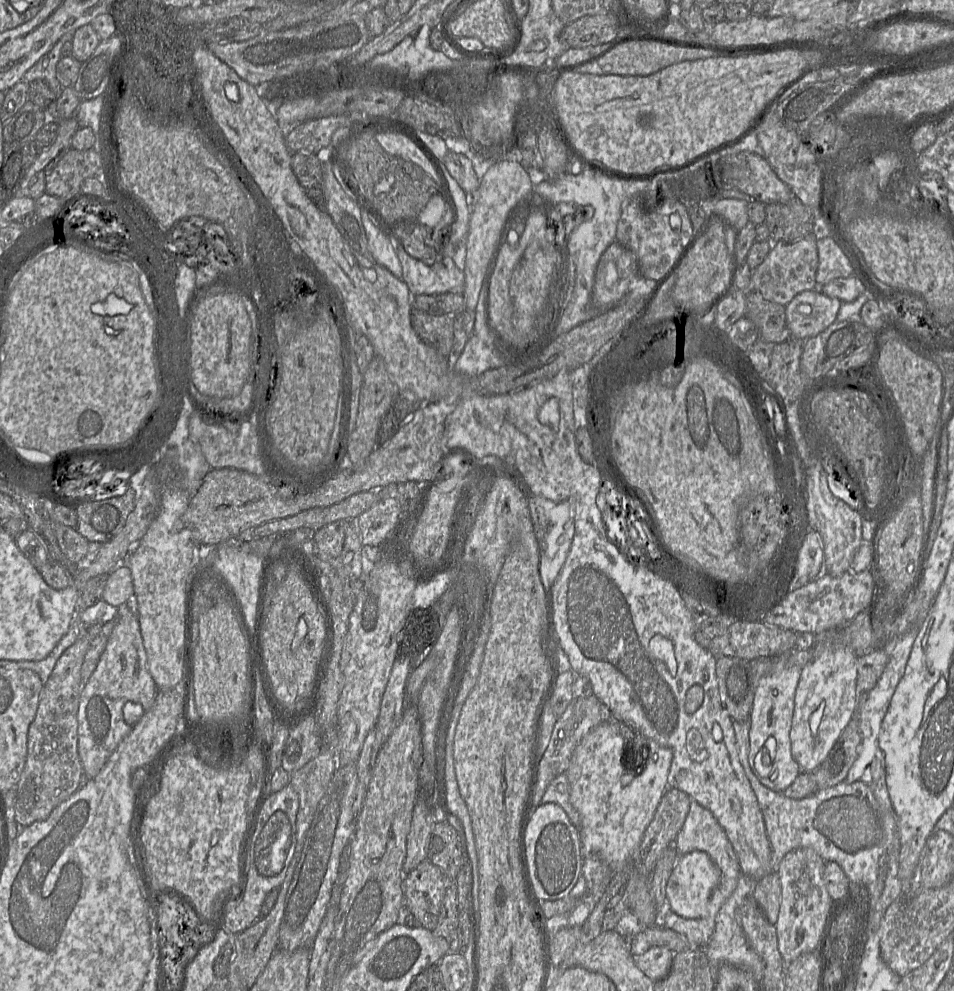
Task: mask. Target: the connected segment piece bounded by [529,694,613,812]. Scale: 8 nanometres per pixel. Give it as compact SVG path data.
M593 694L574 698L561 717L557 719L548 747L539 760L537 781L530 799L529 812L541 805L541 799L552 780L569 768L573 752L582 738L599 724L613 718L611 711Z

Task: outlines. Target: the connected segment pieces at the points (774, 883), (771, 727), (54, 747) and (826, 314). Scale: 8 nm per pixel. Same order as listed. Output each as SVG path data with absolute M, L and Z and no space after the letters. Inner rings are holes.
M777 872L755 881L751 896L757 901L767 920L775 924L781 904L781 883Z
M801 666L776 668L764 676L755 688L750 712L750 767L763 785L781 793L803 771L793 758L790 740L795 693L802 668Z
M85 623L89 626L87 633L63 652L43 685L35 718L28 730L25 768L16 787L14 819L22 827L48 818L59 804L88 780L78 754L77 713L85 685L81 679L81 667L92 641L100 633L102 623Z
M821 288L802 291L786 306L786 322L793 339L807 340L835 322L841 305L838 298L825 295Z

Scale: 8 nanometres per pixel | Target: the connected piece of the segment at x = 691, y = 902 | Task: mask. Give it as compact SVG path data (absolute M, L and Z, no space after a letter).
M695 850L679 857L666 886L666 901L677 915L697 919L705 916L713 890L720 881L720 871L710 856Z

